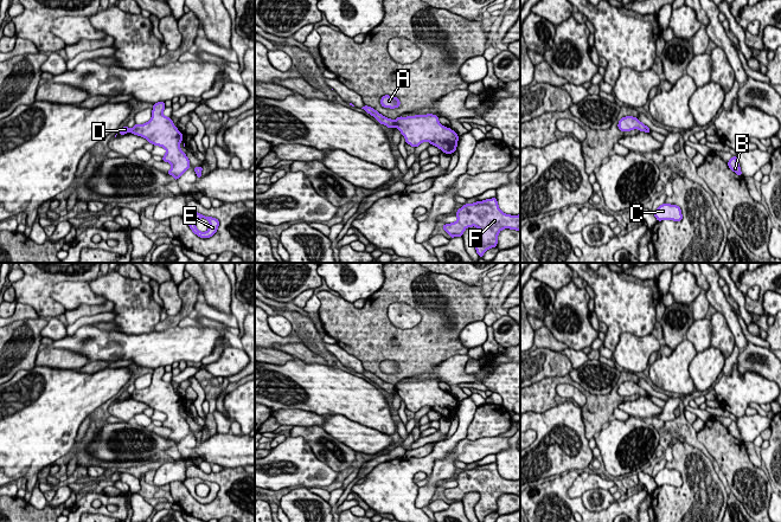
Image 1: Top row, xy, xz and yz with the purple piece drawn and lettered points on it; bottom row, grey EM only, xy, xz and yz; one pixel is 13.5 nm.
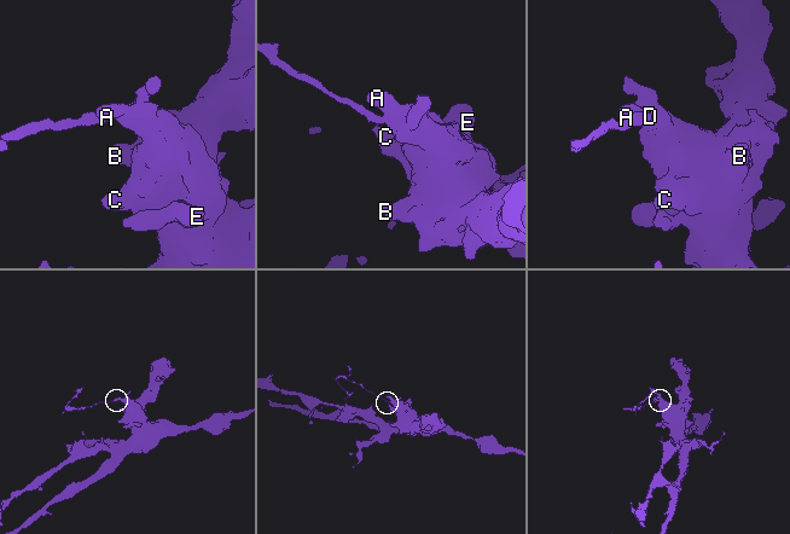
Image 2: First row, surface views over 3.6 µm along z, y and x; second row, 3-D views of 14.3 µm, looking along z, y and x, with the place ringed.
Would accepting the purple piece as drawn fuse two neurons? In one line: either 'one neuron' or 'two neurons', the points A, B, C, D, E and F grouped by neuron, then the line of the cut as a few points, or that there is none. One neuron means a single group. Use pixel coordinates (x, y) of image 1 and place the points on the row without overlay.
two neurons | A B C E F / D | xz (394, 386), (396, 391)

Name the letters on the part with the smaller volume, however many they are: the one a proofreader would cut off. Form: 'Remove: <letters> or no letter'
Remove: D

